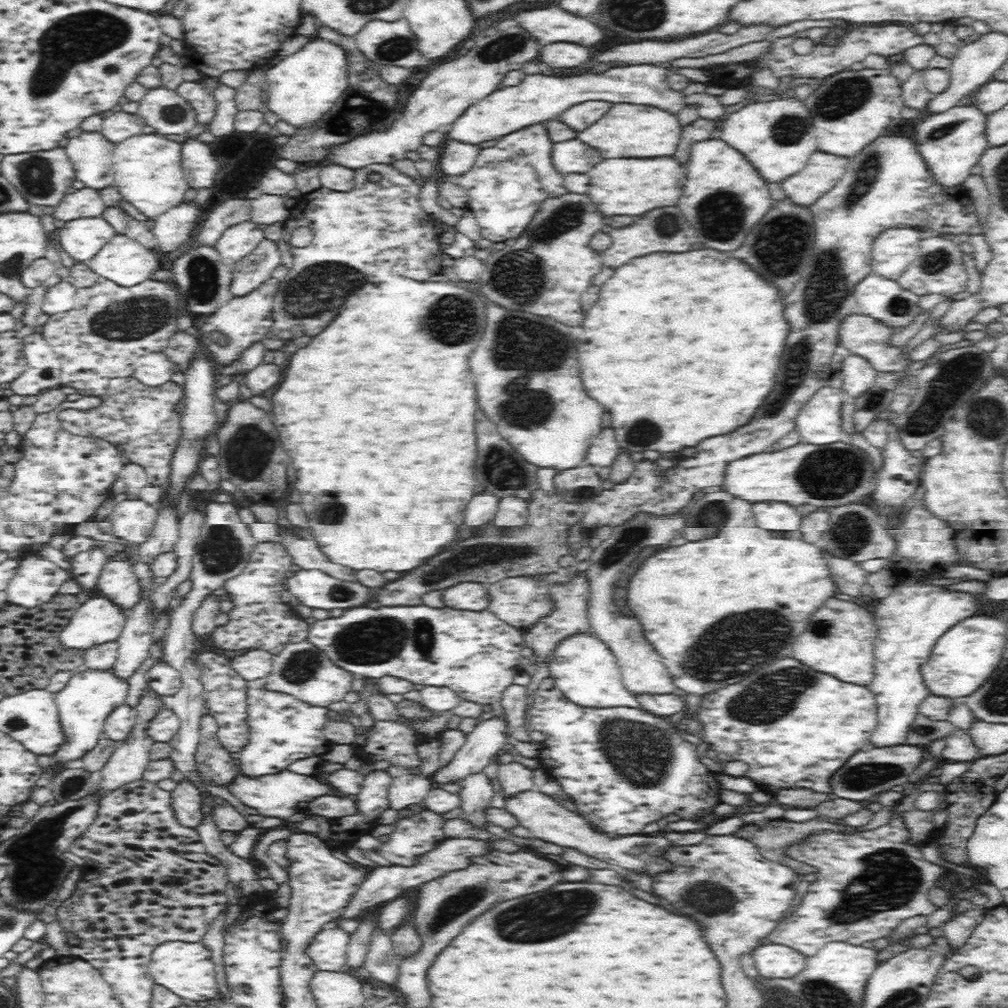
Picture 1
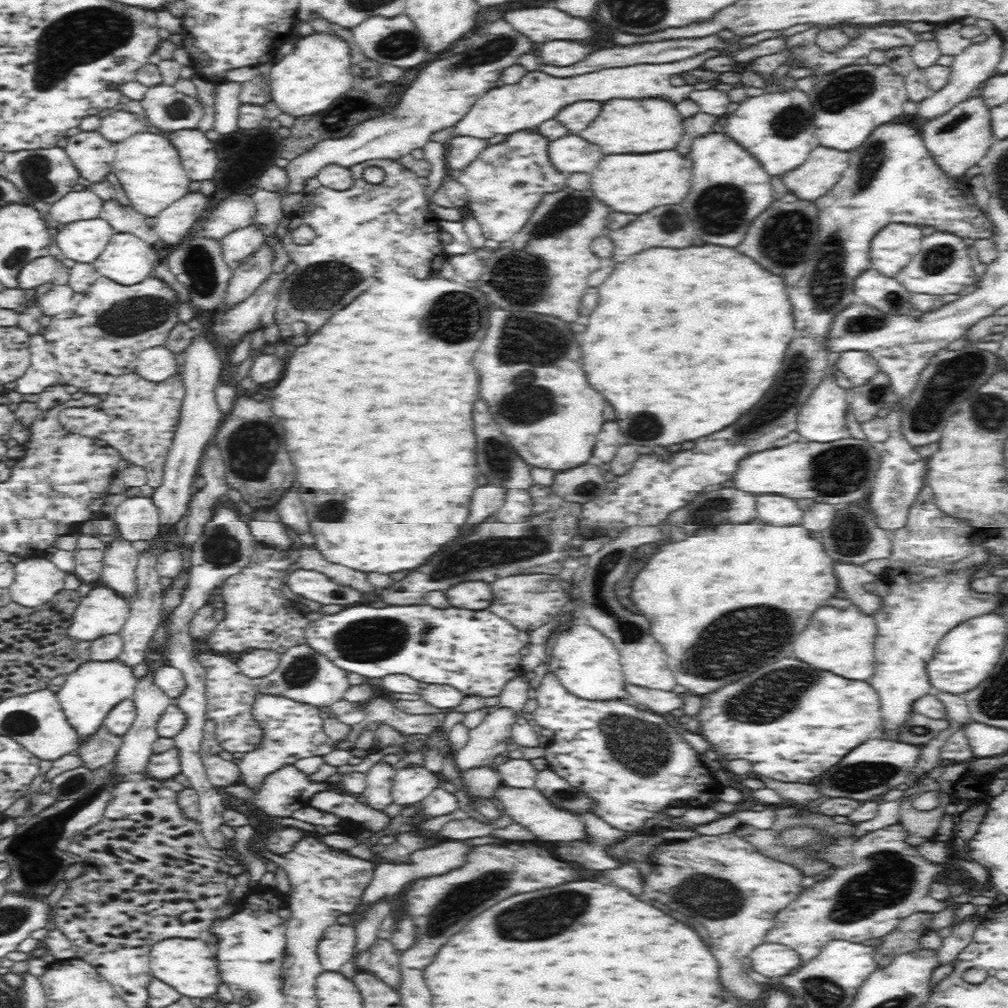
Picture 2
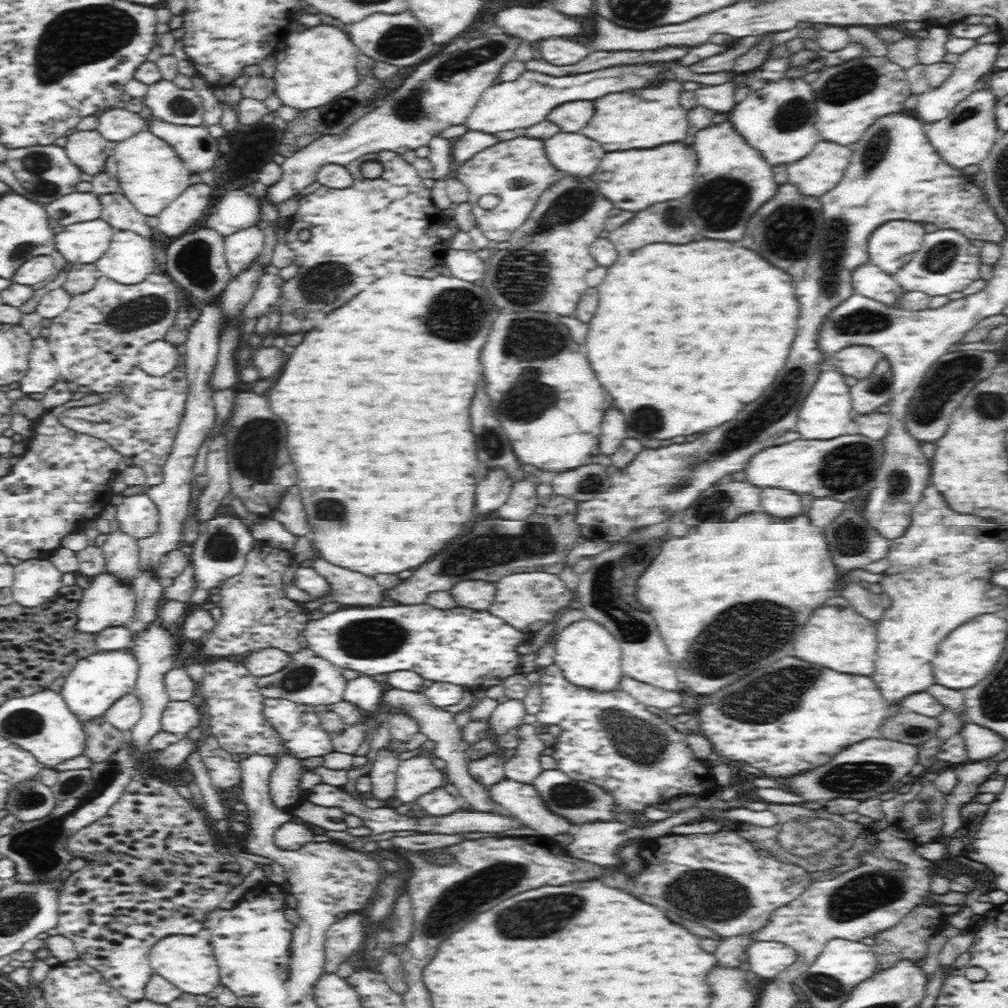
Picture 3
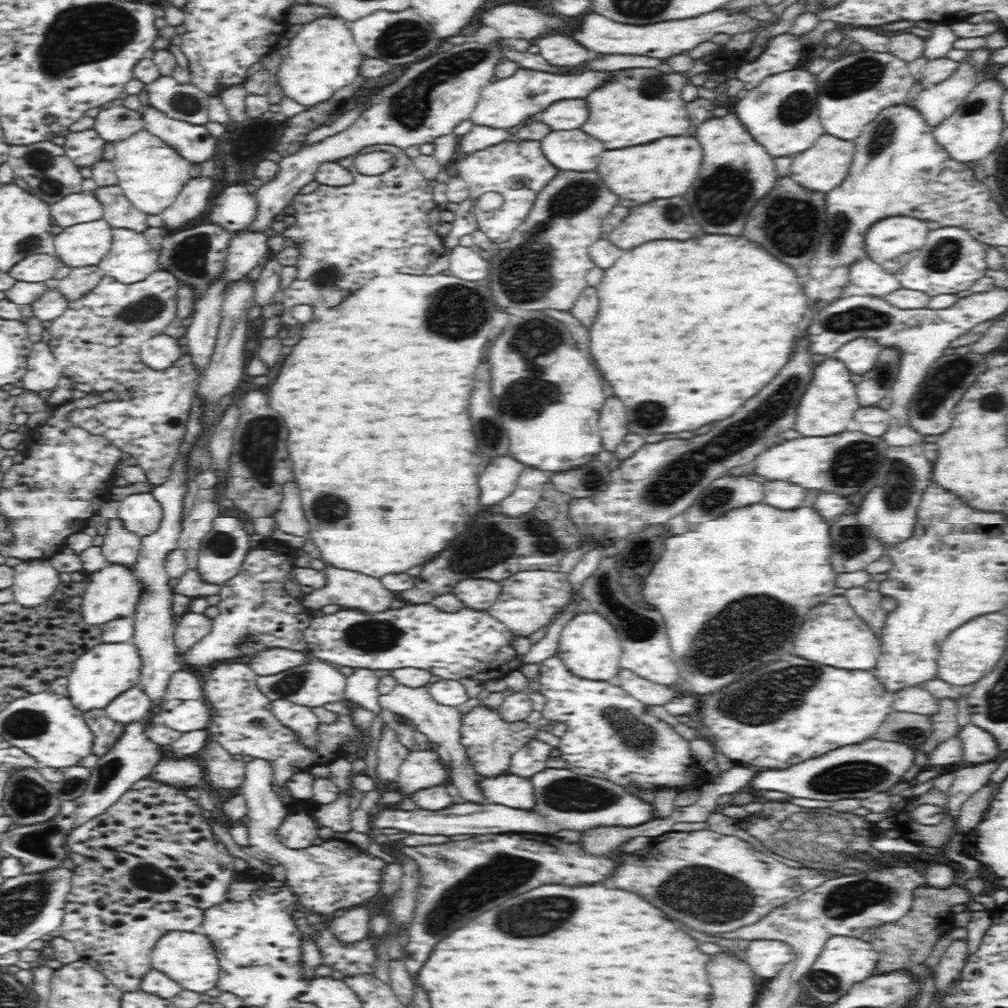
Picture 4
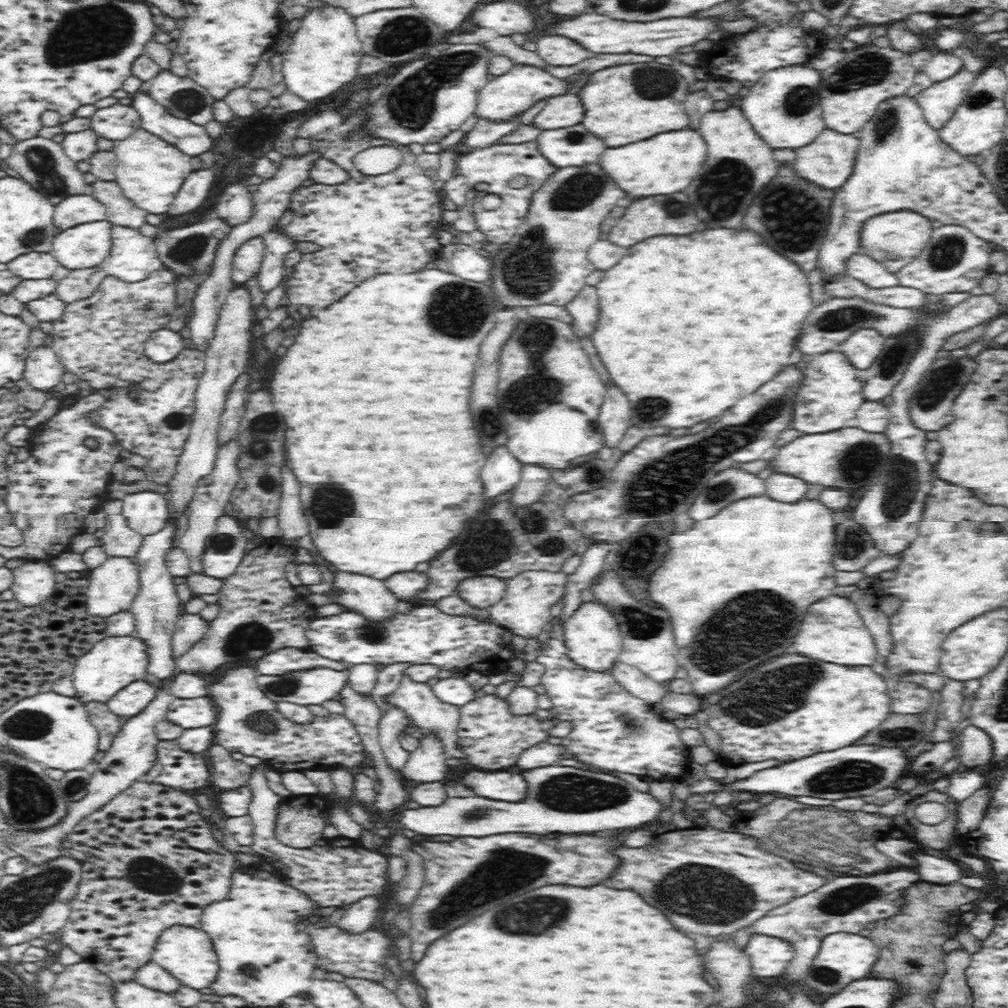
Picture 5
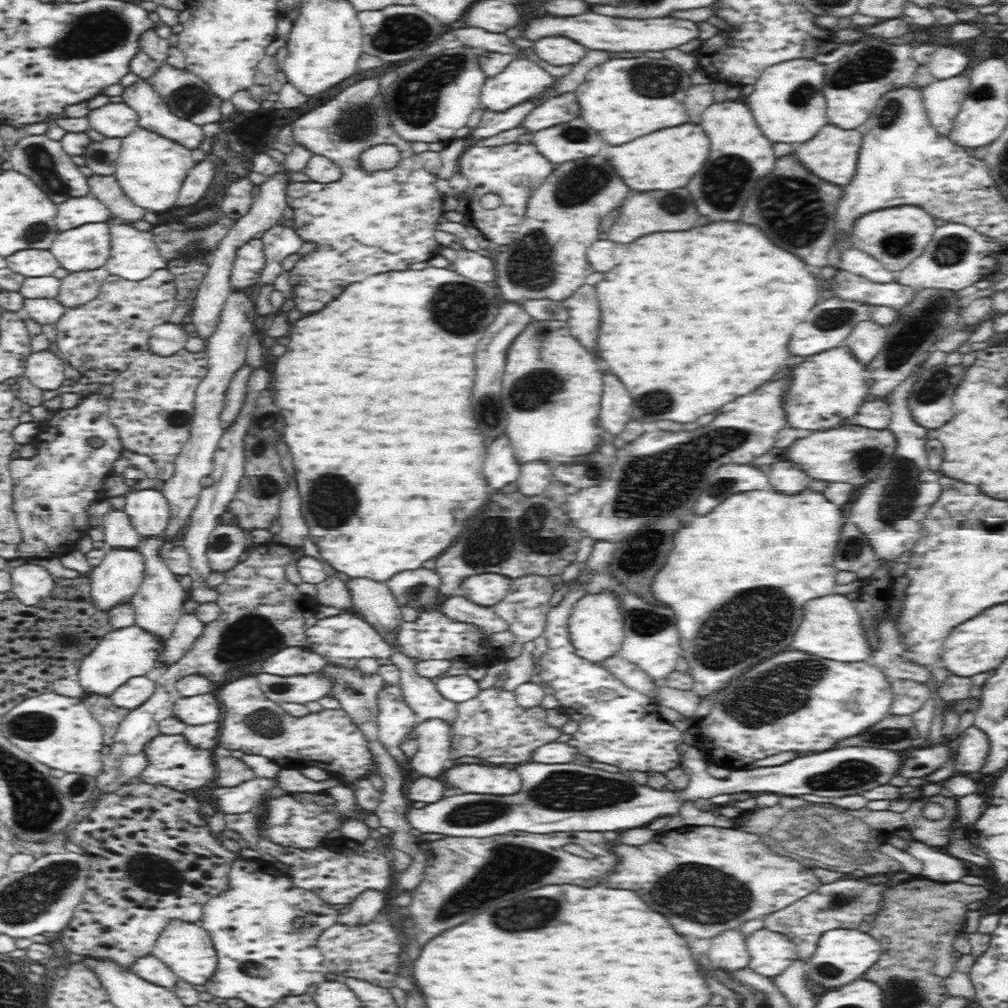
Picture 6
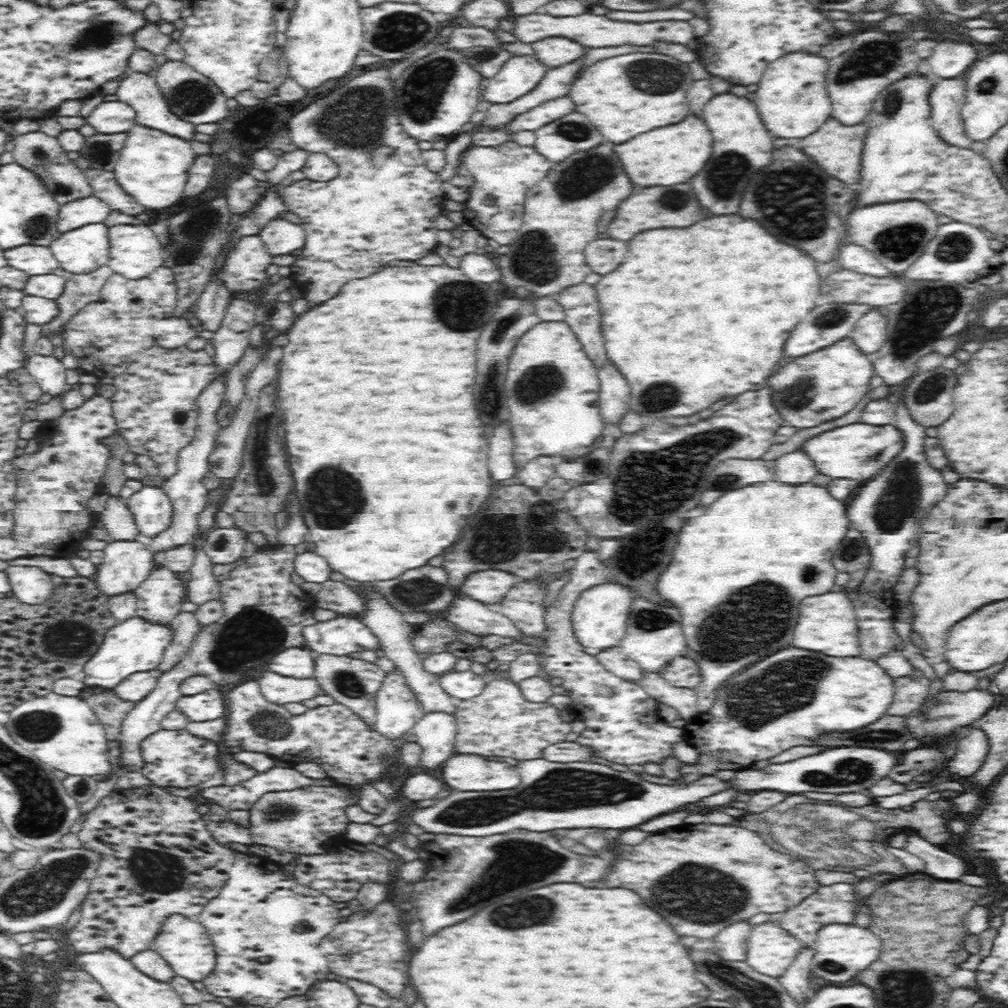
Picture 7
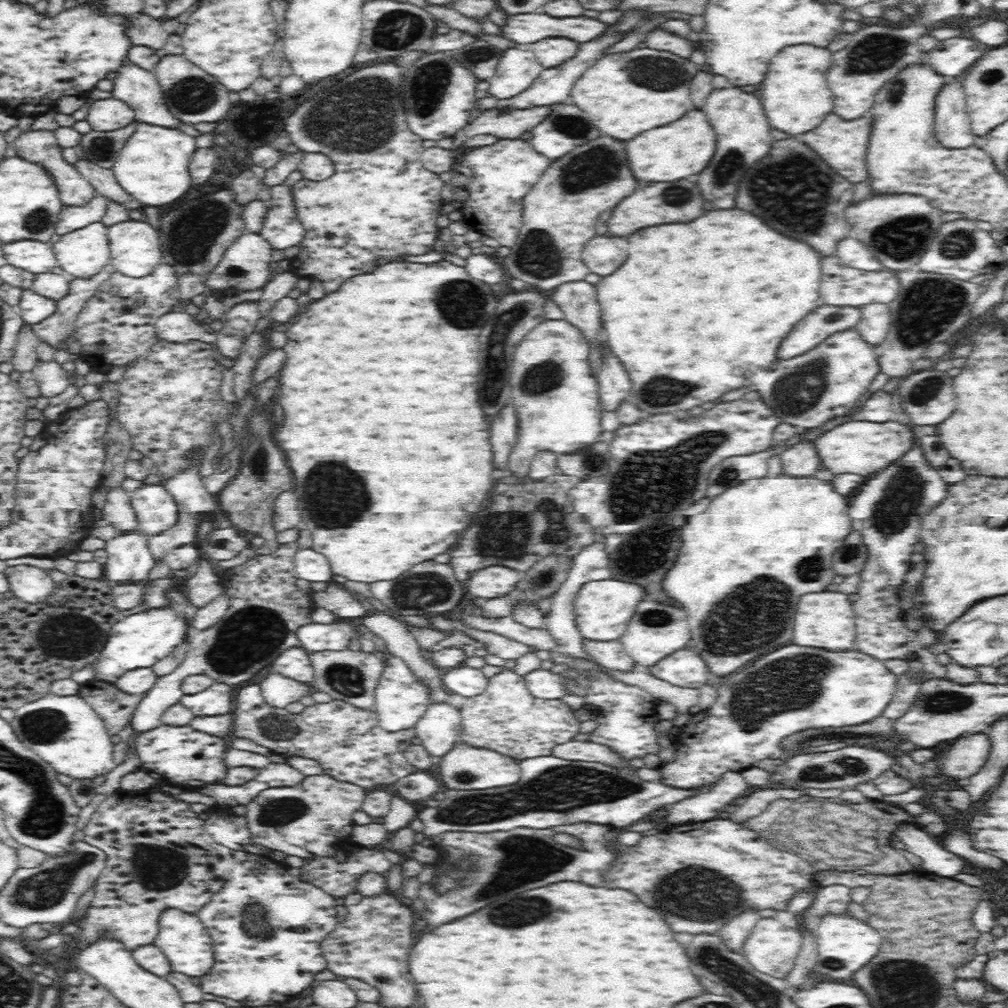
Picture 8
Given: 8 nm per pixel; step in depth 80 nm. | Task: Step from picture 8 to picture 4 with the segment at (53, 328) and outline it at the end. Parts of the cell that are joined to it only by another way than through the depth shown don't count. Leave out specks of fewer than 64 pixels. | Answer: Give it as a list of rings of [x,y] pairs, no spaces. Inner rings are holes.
[[[98,265],[72,267],[67,276],[58,277],[58,291],[68,300],[90,292],[105,274]]]

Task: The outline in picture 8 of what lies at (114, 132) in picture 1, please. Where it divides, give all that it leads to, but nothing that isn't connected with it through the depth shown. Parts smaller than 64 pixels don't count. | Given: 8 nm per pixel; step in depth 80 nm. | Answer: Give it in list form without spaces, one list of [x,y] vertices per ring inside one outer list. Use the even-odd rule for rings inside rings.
[[[114,97],[98,99],[90,104],[86,120],[94,131],[112,132],[135,122],[135,112]]]

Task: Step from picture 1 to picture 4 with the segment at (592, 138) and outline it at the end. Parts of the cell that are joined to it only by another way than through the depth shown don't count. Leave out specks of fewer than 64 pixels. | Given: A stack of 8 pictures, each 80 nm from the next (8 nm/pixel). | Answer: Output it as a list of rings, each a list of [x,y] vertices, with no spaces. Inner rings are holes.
[[[636,67],[616,70],[614,78],[586,98],[590,116],[580,129],[605,145],[605,150],[618,150],[652,144],[660,138],[687,136],[691,124],[685,101],[681,98],[689,77],[677,72],[664,74],[658,67]]]

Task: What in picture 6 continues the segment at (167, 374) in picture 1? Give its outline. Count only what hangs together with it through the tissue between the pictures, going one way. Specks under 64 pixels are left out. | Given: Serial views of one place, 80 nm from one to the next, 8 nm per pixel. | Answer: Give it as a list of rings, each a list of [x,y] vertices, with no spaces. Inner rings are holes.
[[[164,324],[152,330],[152,336],[148,338],[148,348],[152,354],[160,358],[168,358],[184,349],[186,341],[190,337],[183,326]]]

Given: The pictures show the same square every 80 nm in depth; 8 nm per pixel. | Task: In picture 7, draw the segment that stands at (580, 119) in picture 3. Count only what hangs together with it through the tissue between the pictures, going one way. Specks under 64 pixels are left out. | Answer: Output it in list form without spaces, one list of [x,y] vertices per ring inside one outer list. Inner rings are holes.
[[[569,94],[547,100],[526,114],[520,114],[514,122],[510,122],[505,130],[517,133],[521,130],[530,130],[534,132],[540,130],[546,124],[554,122],[554,120],[562,119],[563,116],[574,114],[577,112],[576,103]]]

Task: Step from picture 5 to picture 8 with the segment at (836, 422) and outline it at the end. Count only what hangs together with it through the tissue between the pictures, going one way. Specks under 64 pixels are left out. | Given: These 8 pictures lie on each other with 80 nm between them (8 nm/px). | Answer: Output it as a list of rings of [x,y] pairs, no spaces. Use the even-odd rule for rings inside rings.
[[[854,328],[836,332],[818,346],[820,348],[812,348],[812,352],[804,356],[780,360],[776,368],[766,372],[754,386],[782,423],[813,429],[838,416],[846,416],[880,373],[874,346],[866,344]]]

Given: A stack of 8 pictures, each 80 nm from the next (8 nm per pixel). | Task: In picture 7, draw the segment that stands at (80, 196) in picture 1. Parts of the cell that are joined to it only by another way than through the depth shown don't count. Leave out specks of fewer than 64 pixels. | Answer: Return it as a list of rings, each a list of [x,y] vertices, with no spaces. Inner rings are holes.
[[[93,195],[66,202],[60,206],[57,229],[61,233],[81,228],[88,224],[104,223],[111,209]]]

